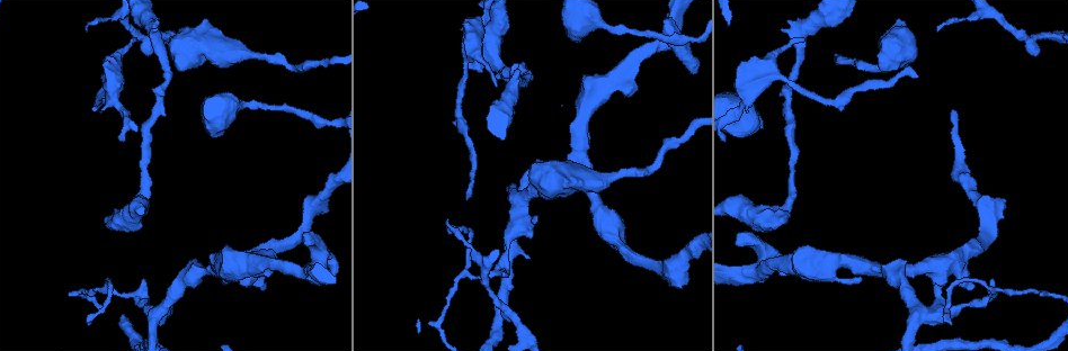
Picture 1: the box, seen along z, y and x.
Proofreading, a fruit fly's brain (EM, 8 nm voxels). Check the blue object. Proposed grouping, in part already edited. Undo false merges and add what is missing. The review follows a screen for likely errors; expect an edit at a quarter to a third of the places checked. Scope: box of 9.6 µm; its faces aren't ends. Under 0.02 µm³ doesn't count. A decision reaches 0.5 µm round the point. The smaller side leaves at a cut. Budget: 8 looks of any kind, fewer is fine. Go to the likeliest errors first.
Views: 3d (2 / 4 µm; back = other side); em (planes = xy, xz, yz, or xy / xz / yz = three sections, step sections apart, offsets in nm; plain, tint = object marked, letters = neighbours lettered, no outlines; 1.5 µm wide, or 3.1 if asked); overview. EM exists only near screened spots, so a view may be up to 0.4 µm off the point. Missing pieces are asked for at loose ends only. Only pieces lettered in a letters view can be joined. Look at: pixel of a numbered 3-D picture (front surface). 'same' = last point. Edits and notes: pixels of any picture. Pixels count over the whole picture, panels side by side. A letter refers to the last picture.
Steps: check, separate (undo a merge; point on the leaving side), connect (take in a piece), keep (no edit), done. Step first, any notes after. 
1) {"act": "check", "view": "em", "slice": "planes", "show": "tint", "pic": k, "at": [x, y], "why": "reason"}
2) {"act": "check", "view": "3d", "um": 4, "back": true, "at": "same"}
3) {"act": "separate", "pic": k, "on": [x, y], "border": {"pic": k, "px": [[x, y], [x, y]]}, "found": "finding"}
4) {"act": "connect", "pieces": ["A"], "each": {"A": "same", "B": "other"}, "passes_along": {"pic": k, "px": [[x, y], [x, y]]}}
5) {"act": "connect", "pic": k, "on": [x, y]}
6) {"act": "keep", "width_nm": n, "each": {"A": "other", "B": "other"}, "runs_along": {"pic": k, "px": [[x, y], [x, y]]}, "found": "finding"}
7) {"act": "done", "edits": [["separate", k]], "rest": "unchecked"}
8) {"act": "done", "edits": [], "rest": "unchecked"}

{"act": "check", "view": "em", "slice": "planes", "show": "letters", "pic": 1, "at": [973, 287], "why": "stops while still wide"}

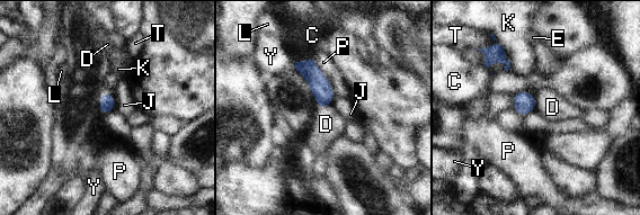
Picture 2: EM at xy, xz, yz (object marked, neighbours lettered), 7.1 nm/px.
{"act": "keep", "each": {"C": "other", "D": "other", "E": "other", "J": "other", "K": "other", "L": "other", "P": "other", "T": "other", "Y": "other"}, "border": {"pic": 2, "px": [[318, 104], [327, 107]]}, "found": "none of them fits"}

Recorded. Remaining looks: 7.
{"act": "check", "view": "3d", "um": 4, "pic": 1, "at": [693, 68], "why": "an open end"}

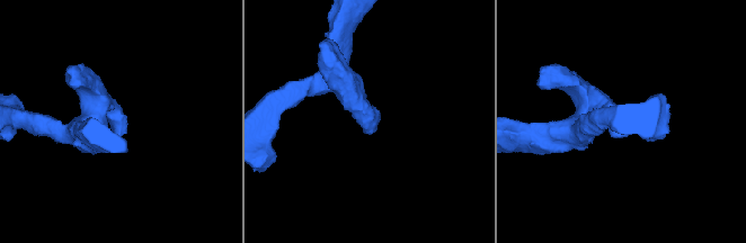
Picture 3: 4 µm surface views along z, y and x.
{"act": "check", "view": "em", "slice": "xy", "step": 4, "show": "tint", "pic": 3, "at": [367, 126], "why": "need the tissue"}

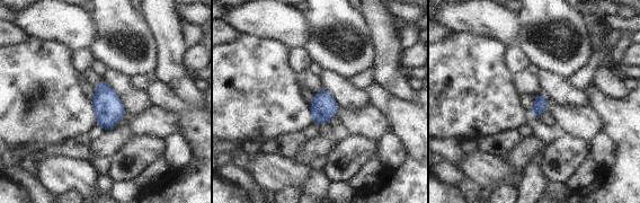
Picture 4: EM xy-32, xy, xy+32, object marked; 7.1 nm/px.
{"act": "check", "view": "em", "slice": "planes", "show": "letters", "at": "same", "why": "cut it another way"}

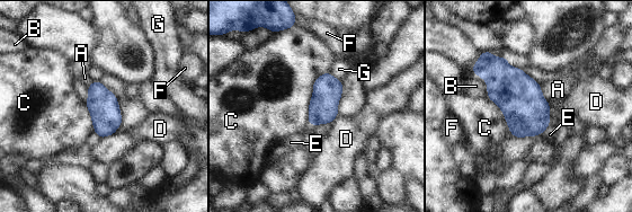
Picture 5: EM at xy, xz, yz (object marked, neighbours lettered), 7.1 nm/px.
{"act": "keep", "longest_contact_nm": ["C", 400], "each": {"A": "other", "B": "other", "C": "other", "D": "other", "E": "other", "F": "other", "G": "other"}, "border": {"pic": 5, "px": [[328, 71], [313, 84], [308, 123]]}, "found": "none of them fits"}

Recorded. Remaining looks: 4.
{"act": "check", "view": "3d", "um": 2, "pic": 1, "at": [506, 248], "why": "sudden change in width"}

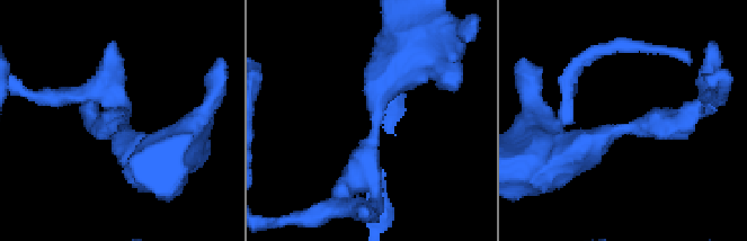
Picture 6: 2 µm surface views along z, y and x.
{"act": "check", "view": "em", "slice": "xz", "step": 4, "show": "tint", "pic": 6, "at": [124, 132], "arm_widths_nm": [170, 420], "why": "now the EM"}

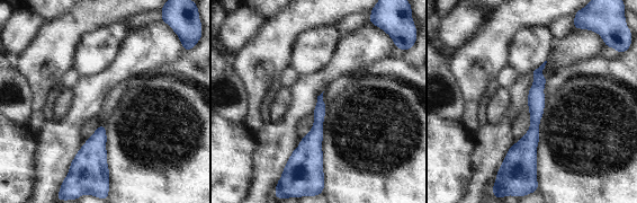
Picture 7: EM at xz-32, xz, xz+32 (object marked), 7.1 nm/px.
{"act": "check", "view": "em", "slice": "yz", "step": 8, "show": "letters", "at": "same"}

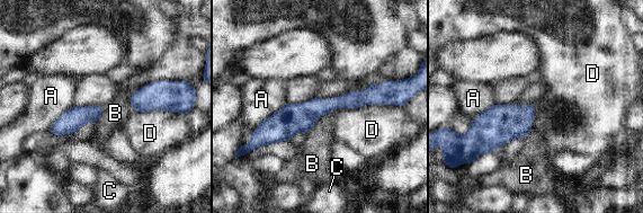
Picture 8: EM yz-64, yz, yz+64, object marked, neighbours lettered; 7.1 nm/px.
{"act": "keep", "width_nm": 130, "each": {"A": "other", "B": "other", "C": "other", "D": "other"}, "border": {"pic": 8, "px": [[331, 112], [327, 112], [307, 134]]}, "found": "all the same neuron"}

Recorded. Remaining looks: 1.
{"act": "done", "edits": [], "rest": "unchecked"}

